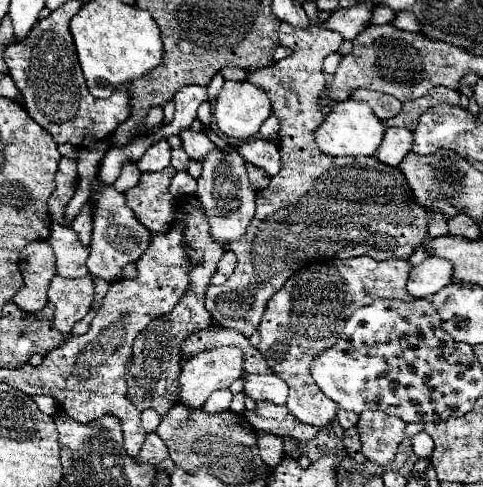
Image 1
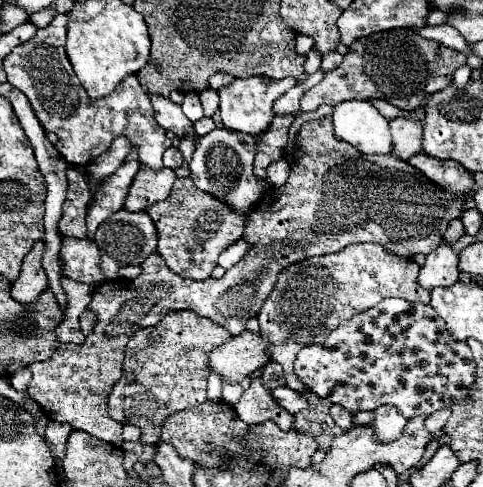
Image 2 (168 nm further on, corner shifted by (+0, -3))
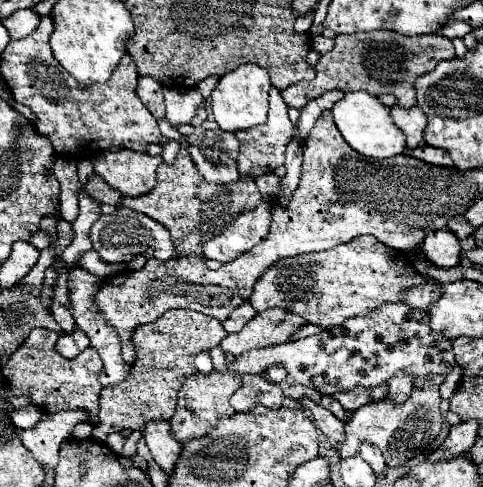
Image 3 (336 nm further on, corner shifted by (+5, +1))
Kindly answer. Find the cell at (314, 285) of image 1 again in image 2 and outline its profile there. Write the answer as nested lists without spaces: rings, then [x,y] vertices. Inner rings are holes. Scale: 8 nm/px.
[[[353,244],[337,254],[303,260],[301,264],[289,266],[287,272],[281,272],[257,320],[261,324],[261,336],[269,342],[271,360],[279,362],[285,370],[287,386],[307,398],[315,396],[295,374],[295,356],[305,346],[323,344],[339,324],[353,318],[357,312],[389,296],[429,304],[429,290],[417,288],[417,272],[419,264],[415,260],[389,256],[379,244]]]

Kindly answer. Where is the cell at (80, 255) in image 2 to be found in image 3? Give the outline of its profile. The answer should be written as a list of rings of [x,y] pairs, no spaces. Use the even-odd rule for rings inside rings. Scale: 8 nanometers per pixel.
[[[90,250],[88,254],[84,254],[80,258],[80,266],[86,268],[88,272],[100,276],[102,280],[106,280],[108,276],[116,276],[116,274],[120,274],[124,270],[124,264],[106,264],[104,260],[100,260],[96,250]]]

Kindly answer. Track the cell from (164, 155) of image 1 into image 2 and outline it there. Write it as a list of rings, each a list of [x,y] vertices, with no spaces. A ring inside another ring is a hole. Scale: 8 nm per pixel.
[[[57,14],[49,26],[39,28],[31,40],[15,46],[3,58],[7,82],[29,98],[43,130],[59,138],[55,148],[69,164],[85,166],[89,160],[101,156],[115,136],[123,134],[137,148],[140,164],[159,172],[163,168],[163,152],[171,146],[171,140],[155,122],[149,96],[143,92],[137,76],[127,76],[119,84],[119,92],[115,90],[109,98],[89,98],[65,54],[65,38],[67,14]]]

